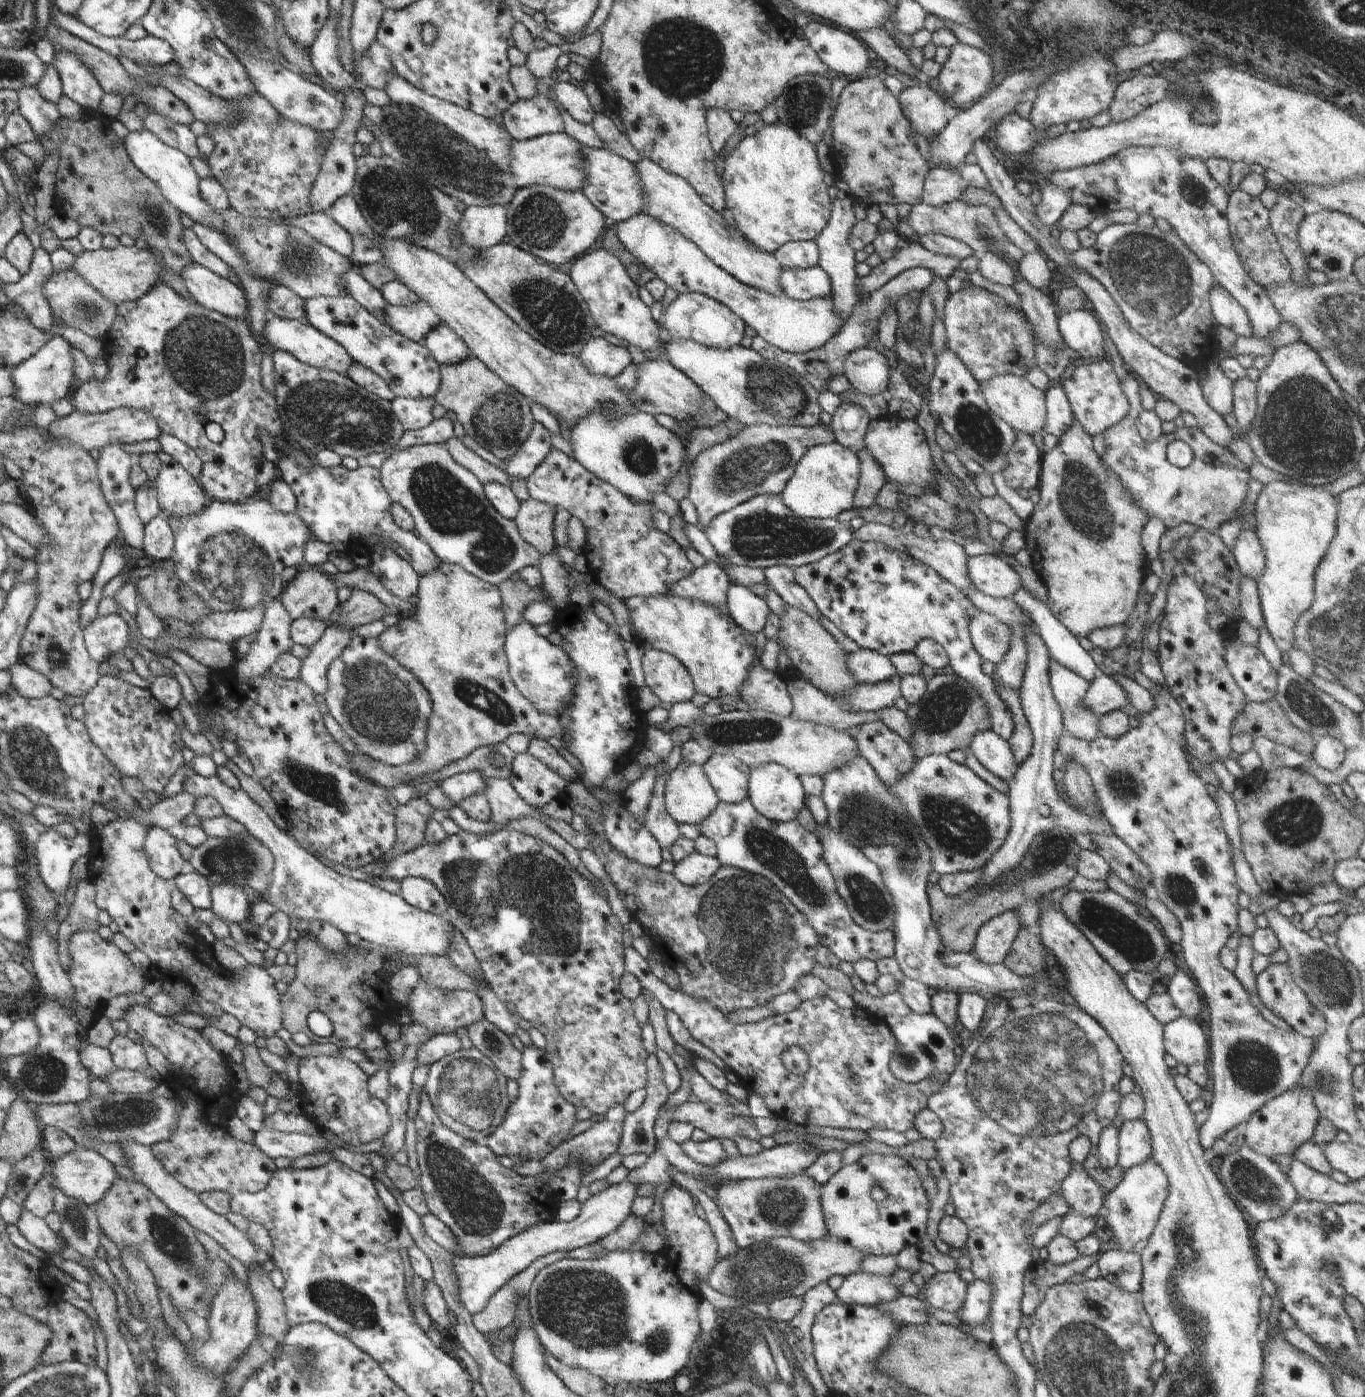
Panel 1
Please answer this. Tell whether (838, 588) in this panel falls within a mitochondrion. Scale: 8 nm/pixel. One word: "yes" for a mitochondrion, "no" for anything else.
no

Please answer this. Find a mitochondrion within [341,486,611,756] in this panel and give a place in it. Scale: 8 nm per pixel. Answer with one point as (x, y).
(488, 703)

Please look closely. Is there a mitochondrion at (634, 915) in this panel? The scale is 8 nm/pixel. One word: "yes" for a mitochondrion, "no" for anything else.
no

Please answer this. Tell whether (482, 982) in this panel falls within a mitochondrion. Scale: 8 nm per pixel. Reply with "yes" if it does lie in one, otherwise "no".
no

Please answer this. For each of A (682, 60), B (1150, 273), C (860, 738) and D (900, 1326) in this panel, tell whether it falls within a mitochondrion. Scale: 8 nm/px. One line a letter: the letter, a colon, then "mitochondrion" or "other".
A: mitochondrion
B: mitochondrion
C: other
D: other

